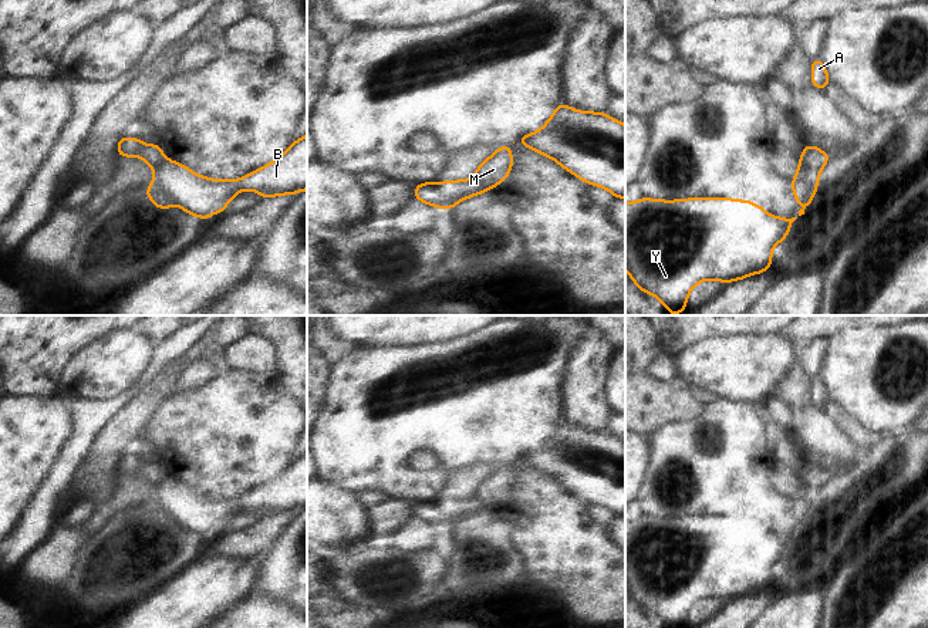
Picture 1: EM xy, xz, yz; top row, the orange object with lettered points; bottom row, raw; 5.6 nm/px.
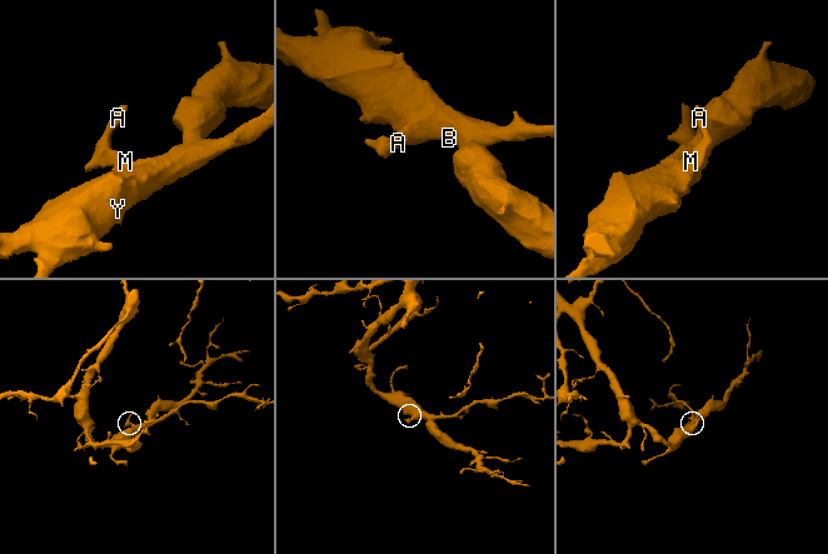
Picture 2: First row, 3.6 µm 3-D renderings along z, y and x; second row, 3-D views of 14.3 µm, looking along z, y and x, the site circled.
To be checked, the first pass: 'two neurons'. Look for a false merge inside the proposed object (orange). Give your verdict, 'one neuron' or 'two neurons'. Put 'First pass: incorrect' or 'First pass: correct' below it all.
two neurons
First pass: correct

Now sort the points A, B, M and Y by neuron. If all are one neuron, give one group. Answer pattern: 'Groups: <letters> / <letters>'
Groups: A / B M Y

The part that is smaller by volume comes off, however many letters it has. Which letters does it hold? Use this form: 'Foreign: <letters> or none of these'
Foreign: A

